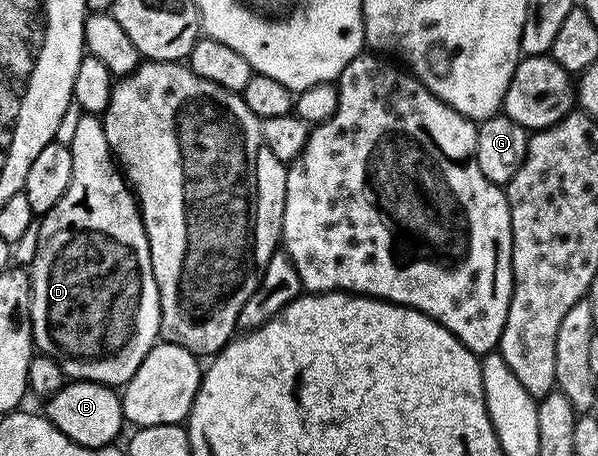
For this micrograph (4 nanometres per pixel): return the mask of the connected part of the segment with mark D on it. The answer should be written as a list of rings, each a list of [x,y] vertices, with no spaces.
[[[87,113],[81,114],[78,125],[75,128],[72,149],[72,176],[66,193],[42,216],[40,232],[38,233],[37,252],[30,264],[32,276],[32,296],[30,297],[30,321],[32,322],[32,342],[35,350],[41,355],[48,355],[60,362],[60,368],[65,376],[72,381],[83,381],[86,383],[105,383],[106,386],[116,389],[128,383],[130,377],[142,365],[146,353],[155,347],[160,334],[160,298],[158,297],[158,285],[154,281],[154,269],[150,265],[150,249],[148,238],[144,232],[144,223],[140,220],[140,209],[136,202],[135,194],[126,182],[121,168],[118,166],[110,145],[106,141],[103,122],[97,116]]]

